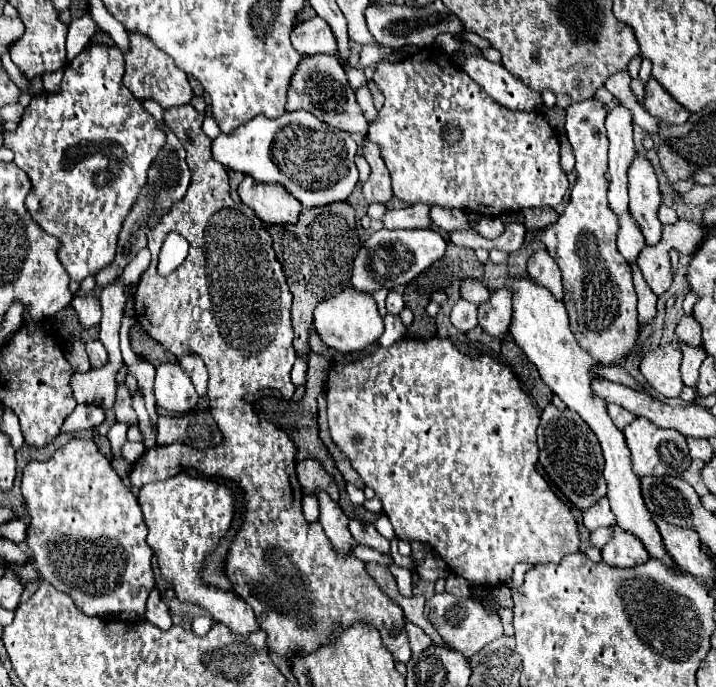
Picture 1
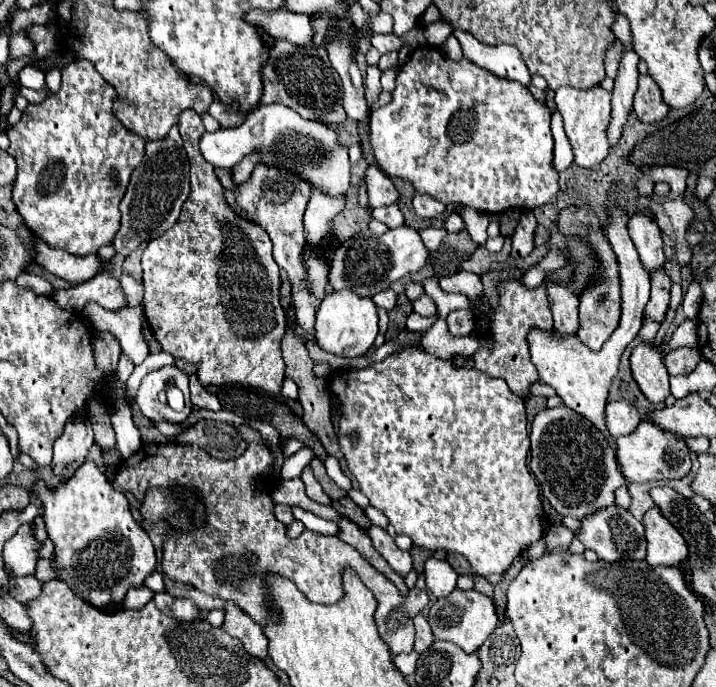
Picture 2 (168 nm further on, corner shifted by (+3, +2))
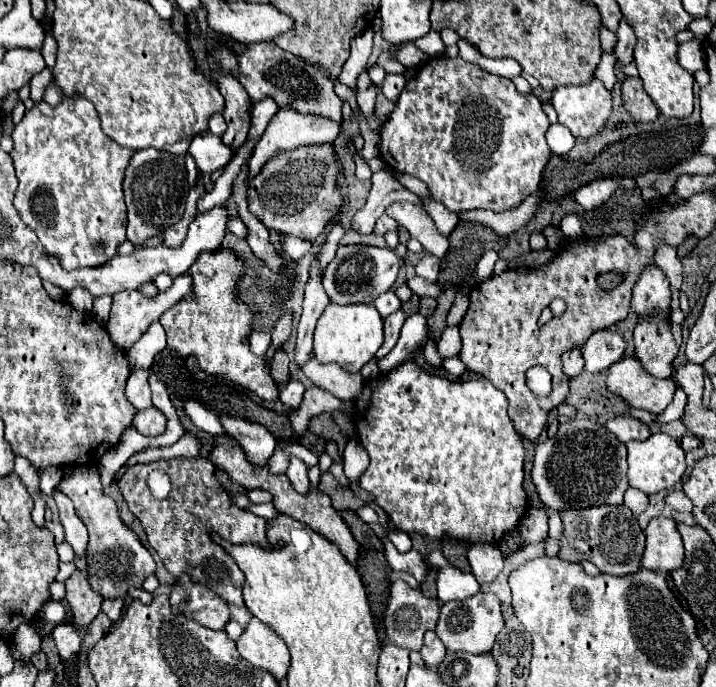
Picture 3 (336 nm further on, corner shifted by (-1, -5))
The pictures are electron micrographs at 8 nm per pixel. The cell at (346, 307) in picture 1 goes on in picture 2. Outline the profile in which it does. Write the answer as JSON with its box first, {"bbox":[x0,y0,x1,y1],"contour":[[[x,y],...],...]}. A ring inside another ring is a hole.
{"bbox":[314,291,378,357],"contour":[[[332,291],[324,297],[322,305],[316,311],[314,329],[320,349],[342,357],[360,357],[374,345],[374,339],[378,335],[376,305],[370,299],[362,299],[352,291]]]}

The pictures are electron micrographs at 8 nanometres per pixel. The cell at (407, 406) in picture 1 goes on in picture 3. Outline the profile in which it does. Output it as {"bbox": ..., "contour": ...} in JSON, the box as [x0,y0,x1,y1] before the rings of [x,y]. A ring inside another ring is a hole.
{"bbox":[354,362,528,546],"contour":[[[404,362],[396,370],[392,370],[392,374],[366,382],[362,392],[354,400],[354,406],[356,406],[354,416],[356,416],[358,436],[370,456],[370,466],[360,476],[360,486],[368,494],[372,494],[374,502],[390,516],[390,520],[394,522],[394,526],[398,530],[408,532],[408,534],[418,532],[430,540],[452,540],[452,542],[460,540],[460,542],[472,546],[472,544],[484,544],[484,542],[498,544],[506,532],[518,528],[520,518],[528,510],[528,500],[526,500],[526,492],[522,486],[522,482],[524,482],[524,468],[522,468],[524,466],[524,444],[522,444],[522,436],[514,428],[512,418],[508,416],[508,398],[490,380],[478,378],[472,382],[452,382],[444,376],[424,372],[416,362]]]}

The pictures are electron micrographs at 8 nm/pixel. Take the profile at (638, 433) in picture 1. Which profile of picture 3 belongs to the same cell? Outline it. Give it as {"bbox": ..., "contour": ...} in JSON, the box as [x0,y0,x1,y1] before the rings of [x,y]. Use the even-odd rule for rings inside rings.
{"bbox":[626,432,686,496],"contour":[[[654,432],[644,442],[628,442],[626,448],[628,448],[628,482],[632,488],[642,490],[648,496],[660,490],[670,490],[686,470],[684,450],[668,434]]]}

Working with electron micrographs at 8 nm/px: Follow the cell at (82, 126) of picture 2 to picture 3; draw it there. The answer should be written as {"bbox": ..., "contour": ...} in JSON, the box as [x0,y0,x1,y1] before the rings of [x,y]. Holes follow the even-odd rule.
{"bbox":[10,94,134,270],"contour":[[[74,94],[70,98],[66,98],[66,102],[58,104],[58,106],[50,106],[46,102],[40,102],[36,104],[32,110],[28,110],[22,118],[20,124],[16,124],[14,132],[12,132],[12,140],[14,140],[14,150],[10,152],[12,160],[14,160],[14,166],[16,166],[16,176],[20,180],[20,186],[16,190],[16,198],[14,198],[14,206],[20,214],[20,218],[26,222],[26,226],[30,226],[36,236],[40,238],[40,242],[44,244],[44,248],[56,256],[62,264],[62,268],[66,270],[74,270],[74,268],[84,268],[84,266],[100,266],[104,264],[106,260],[114,258],[116,256],[116,248],[126,240],[126,204],[124,204],[124,192],[122,192],[122,182],[124,182],[124,172],[130,164],[130,158],[134,154],[132,148],[124,148],[120,144],[116,144],[112,138],[108,138],[104,132],[102,132],[102,126],[100,126],[100,118],[98,118],[98,112],[94,108],[94,104],[90,100],[86,100],[84,96],[80,94]]]}

